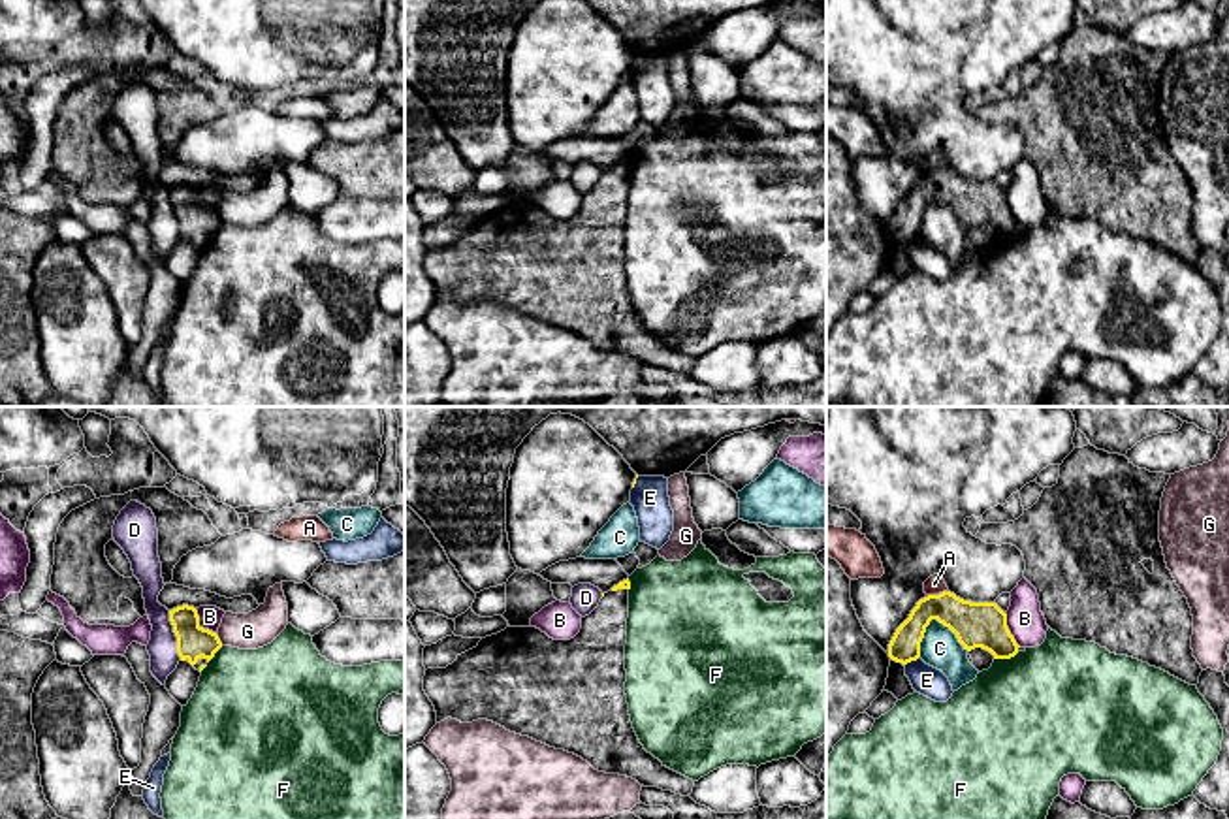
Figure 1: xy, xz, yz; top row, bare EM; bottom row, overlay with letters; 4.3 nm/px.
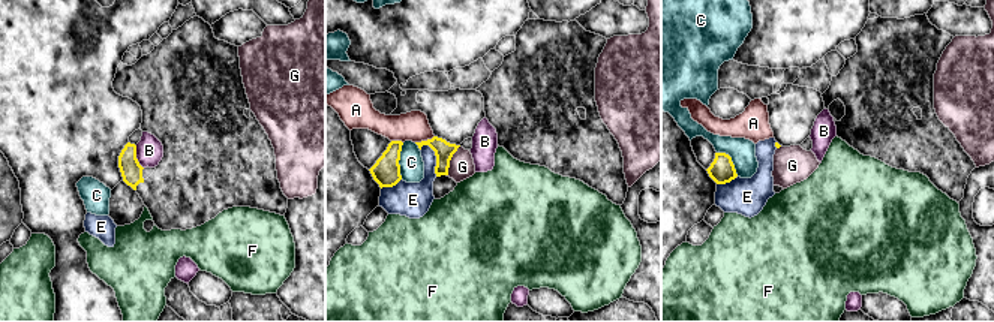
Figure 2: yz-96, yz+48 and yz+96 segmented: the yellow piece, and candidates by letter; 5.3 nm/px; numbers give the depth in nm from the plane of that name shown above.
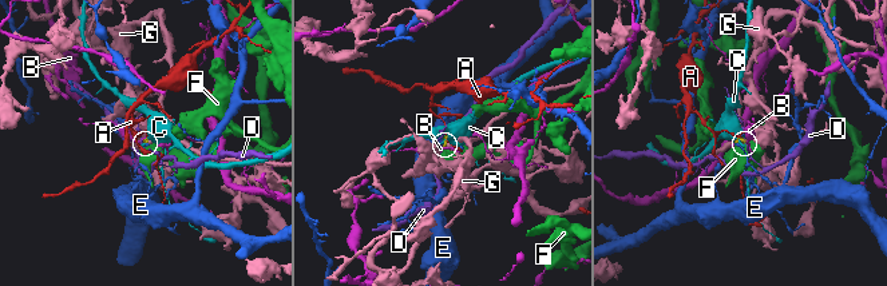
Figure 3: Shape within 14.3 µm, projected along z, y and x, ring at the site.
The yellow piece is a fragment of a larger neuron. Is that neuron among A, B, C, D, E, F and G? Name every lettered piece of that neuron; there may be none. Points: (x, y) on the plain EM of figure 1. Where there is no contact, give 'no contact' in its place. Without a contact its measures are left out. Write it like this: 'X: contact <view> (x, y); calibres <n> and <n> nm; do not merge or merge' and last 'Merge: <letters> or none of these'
A: contact yz (940, 172); calibres 190 and 80 nm; do not merge
B: contact xy (202, 206); calibres 140 and 100 nm; do not merge
C: contact yz (940, 200); calibres 190 and 170 nm; do not merge
D: contact xy (175, 213); calibres 140 and 130 nm; do not merge
E: contact yz (911, 238); calibres 130 and 130 nm; do not merge
F: contact xy (211, 236); calibres 140 and 460 nm; do not merge
G: contact xy (219, 219); calibres 140 and 160 nm; do not merge
Merge: none of these

